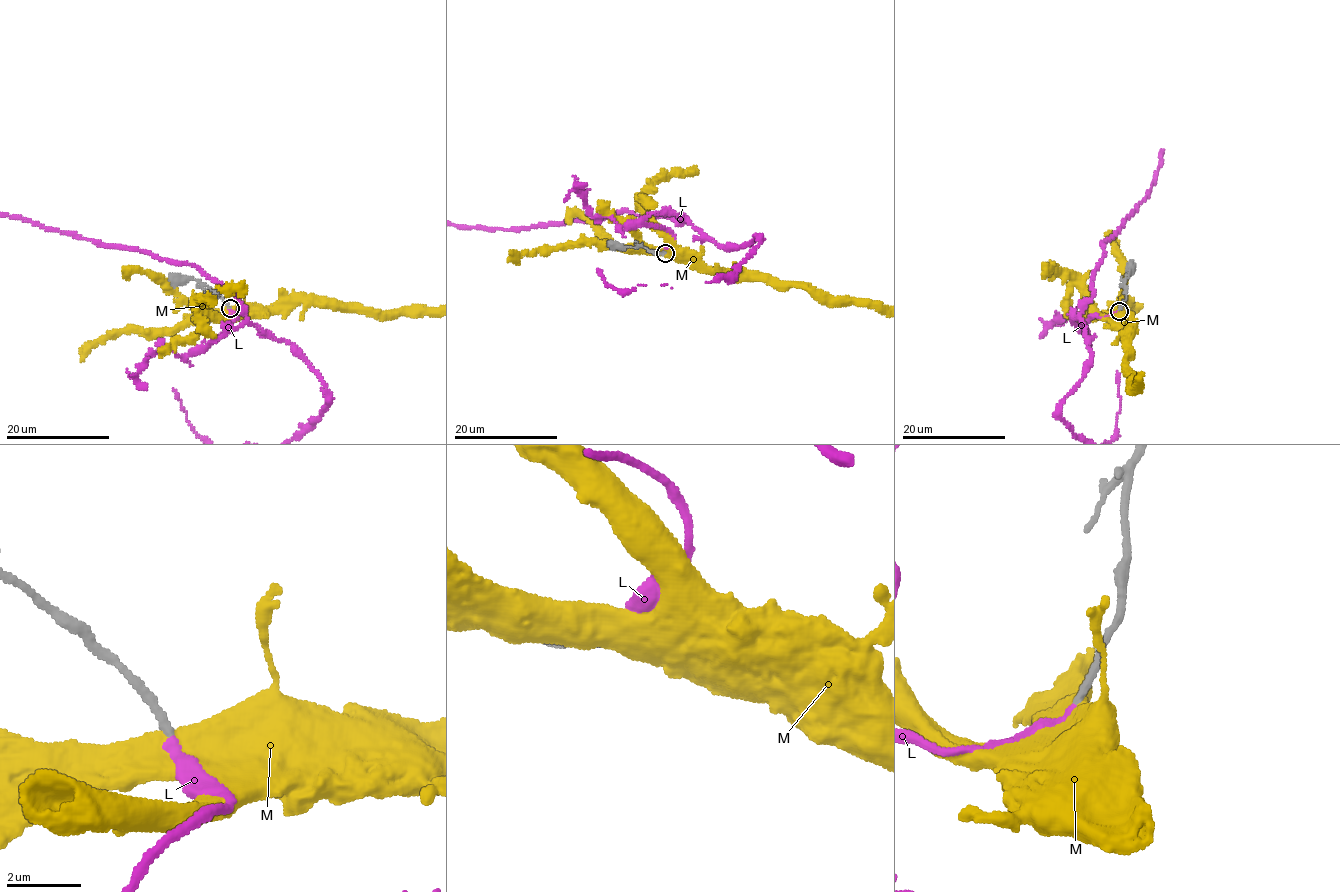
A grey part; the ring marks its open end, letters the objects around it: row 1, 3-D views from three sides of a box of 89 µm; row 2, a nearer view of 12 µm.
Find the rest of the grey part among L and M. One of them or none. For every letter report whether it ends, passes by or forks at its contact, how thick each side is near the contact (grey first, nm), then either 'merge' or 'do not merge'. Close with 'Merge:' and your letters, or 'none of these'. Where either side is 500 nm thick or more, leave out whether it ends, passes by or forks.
L: it ends | 190/200 nm | merge
M: 200/800 nm | do not merge
Merge: L

